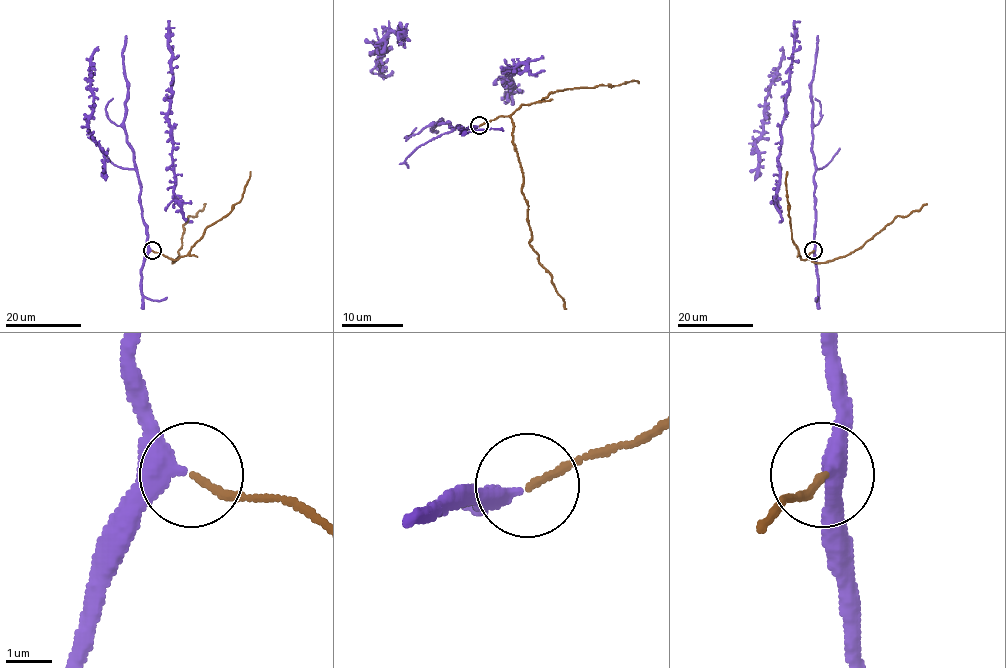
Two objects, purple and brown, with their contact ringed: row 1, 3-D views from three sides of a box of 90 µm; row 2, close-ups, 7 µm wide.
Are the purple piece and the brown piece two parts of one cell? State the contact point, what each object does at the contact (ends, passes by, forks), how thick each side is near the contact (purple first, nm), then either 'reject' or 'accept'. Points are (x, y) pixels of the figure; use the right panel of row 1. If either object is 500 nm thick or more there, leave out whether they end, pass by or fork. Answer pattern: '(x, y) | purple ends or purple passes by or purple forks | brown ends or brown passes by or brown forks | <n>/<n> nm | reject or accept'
(813, 250) | purple passes by | brown ends | 360/140 nm | accept

